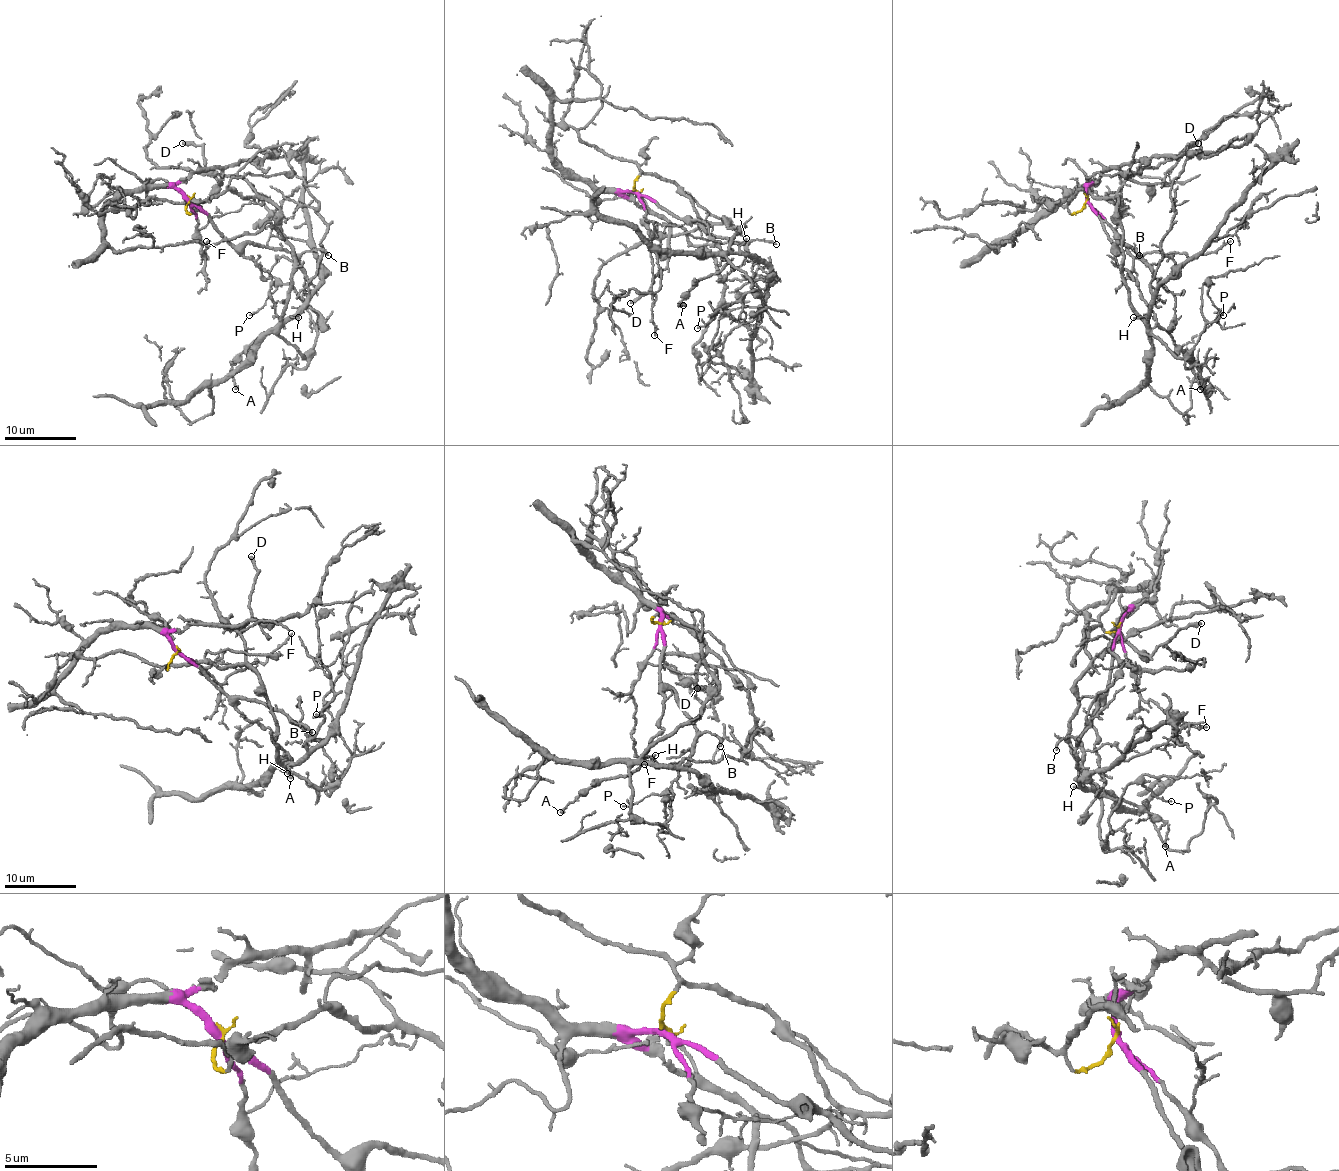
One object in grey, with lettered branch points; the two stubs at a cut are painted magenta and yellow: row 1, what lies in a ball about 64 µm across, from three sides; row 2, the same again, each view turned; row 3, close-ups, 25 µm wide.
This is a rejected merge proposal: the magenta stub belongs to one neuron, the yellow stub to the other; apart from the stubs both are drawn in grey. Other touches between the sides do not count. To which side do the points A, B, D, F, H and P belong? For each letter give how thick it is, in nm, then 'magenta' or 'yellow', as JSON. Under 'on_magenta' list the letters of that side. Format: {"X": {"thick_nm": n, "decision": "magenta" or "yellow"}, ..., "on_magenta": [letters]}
{"A": {"thick_nm": 220, "decision": "magenta"}, "B": {"thick_nm": 190, "decision": "magenta"}, "D": {"thick_nm": 360, "decision": "magenta"}, "F": {"thick_nm": 140, "decision": "magenta"}, "H": {"thick_nm": 120, "decision": "yellow"}, "P": {"thick_nm": 100, "decision": "yellow"}, "on_magenta": ["A", "B", "D", "F"]}

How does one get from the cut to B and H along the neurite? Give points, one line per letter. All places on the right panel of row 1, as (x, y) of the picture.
B: (1087, 200), (1100, 218), (1102, 228), (1116, 246), (1118, 243), (1129, 246), (1139, 255)
H: (1087, 200), (1071, 214), (1075, 194), (1118, 200), (1123, 284), (1129, 303), (1146, 316), (1134, 318)

